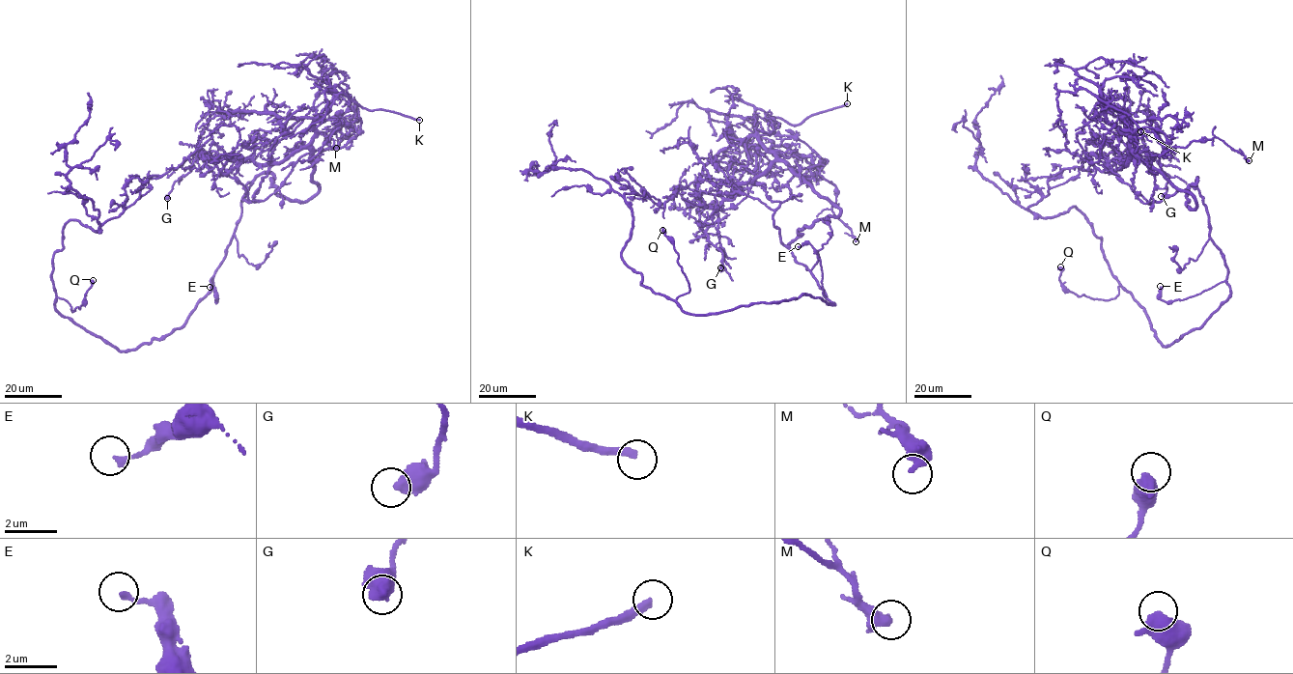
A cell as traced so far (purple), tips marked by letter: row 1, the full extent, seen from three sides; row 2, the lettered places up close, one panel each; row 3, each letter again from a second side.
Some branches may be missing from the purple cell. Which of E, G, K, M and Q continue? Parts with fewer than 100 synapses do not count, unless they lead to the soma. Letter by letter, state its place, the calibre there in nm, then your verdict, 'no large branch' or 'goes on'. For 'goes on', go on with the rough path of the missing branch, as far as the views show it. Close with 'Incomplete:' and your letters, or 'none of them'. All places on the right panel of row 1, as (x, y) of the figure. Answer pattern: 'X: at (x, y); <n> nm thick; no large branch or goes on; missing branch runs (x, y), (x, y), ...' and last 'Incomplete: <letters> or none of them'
E: at (1160, 286); 200 nm thick; no large branch
G: at (1161, 196); 500 nm thick; no large branch
K: at (1140, 131); 320 nm thick; goes on; missing branch runs (1140, 131), (1143, 138), (1138, 153), (1142, 157), (1143, 154)
M: at (1249, 160); 380 nm thick; no large branch
Q: at (1060, 266); 650 nm thick; no large branch
Incomplete: K

